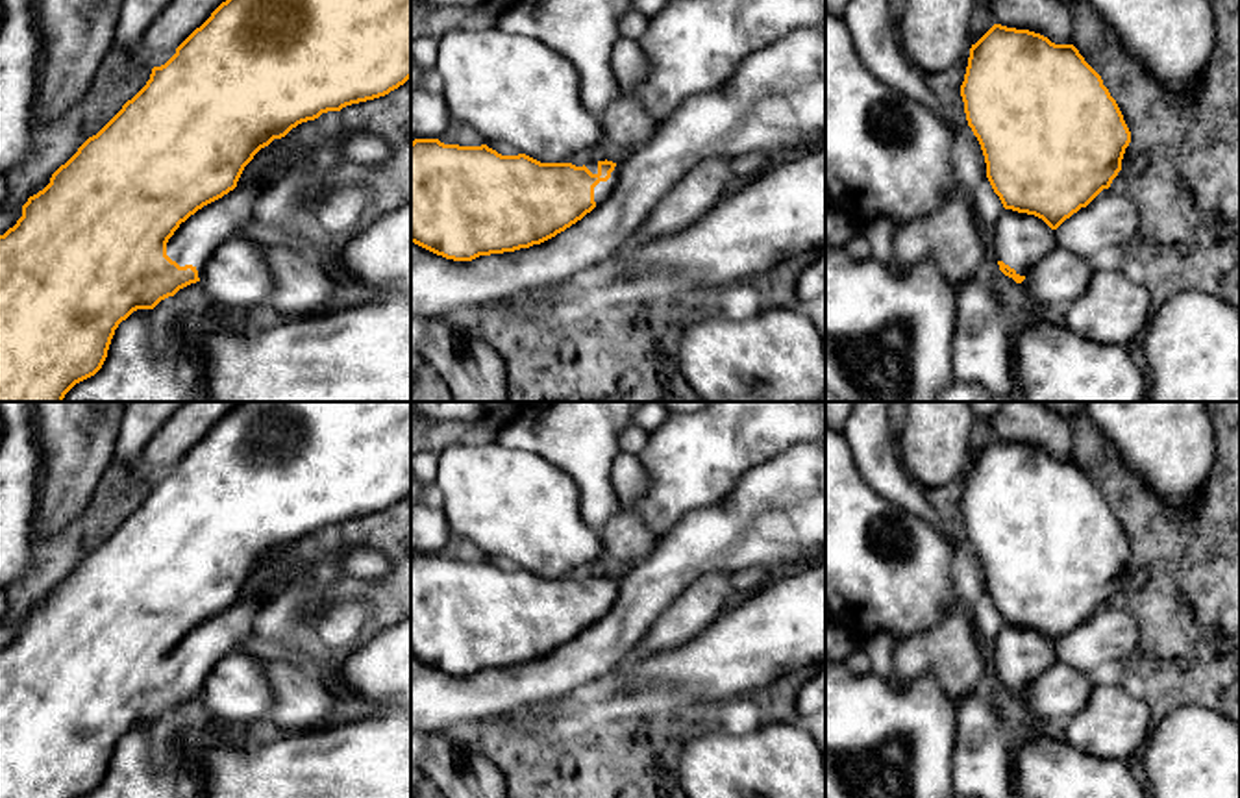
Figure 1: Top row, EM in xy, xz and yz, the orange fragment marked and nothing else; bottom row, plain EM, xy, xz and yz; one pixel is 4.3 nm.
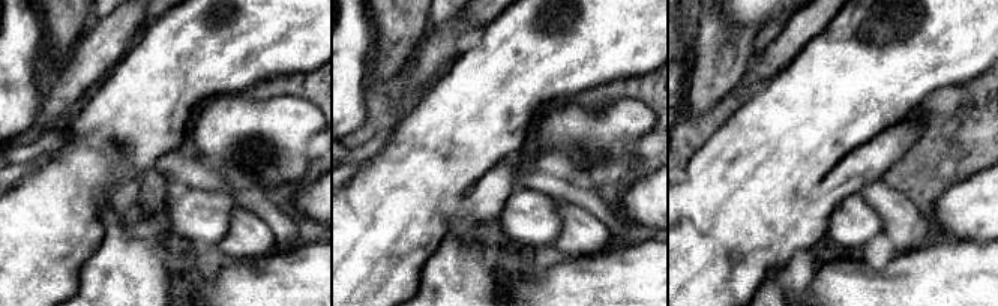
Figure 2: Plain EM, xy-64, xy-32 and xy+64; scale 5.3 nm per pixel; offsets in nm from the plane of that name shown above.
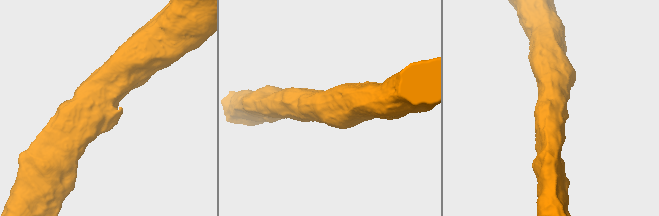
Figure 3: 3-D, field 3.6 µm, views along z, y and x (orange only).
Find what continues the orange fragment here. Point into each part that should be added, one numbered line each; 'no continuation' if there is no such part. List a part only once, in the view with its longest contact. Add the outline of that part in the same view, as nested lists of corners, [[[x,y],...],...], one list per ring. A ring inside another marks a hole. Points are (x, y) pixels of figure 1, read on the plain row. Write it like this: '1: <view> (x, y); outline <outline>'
1: xy (193, 658); outline [[[261,594],[237,600],[222,613],[198,624],[168,654],[167,670],[180,681],[192,680],[202,692],[213,667],[226,654],[241,650],[244,639],[254,633],[254,618],[268,602]]]

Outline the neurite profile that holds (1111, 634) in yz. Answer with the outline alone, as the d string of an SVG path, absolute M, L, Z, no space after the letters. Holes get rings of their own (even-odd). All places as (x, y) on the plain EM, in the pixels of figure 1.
M1103 604L1086 622L1066 633L1055 648L1057 661L1085 674L1125 661L1138 648L1138 624L1114 604Z

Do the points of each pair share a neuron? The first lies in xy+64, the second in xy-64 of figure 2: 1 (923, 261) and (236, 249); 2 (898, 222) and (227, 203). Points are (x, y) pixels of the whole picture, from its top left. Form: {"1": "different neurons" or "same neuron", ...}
{"1": "different neurons", "2": "different neurons"}

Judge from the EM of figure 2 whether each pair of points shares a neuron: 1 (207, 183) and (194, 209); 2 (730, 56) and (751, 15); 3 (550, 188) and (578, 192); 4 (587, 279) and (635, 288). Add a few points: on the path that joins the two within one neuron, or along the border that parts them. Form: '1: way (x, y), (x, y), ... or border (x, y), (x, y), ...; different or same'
1: border (188, 188), (224, 191), (237, 203); different
2: border (730, 15), (739, 23), (758, 30); different
3: way (557, 188), (571, 192); same
4: way (599, 288), (623, 288); same

